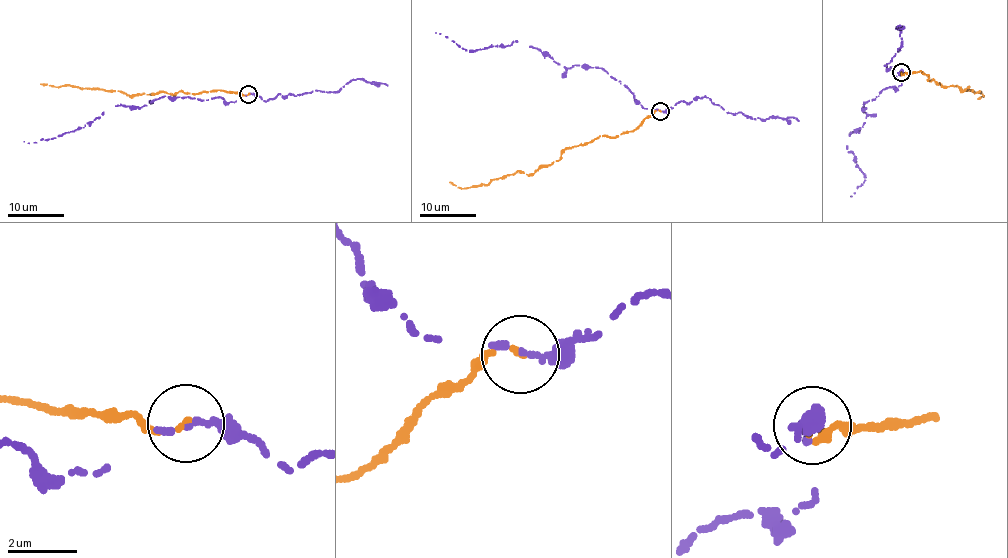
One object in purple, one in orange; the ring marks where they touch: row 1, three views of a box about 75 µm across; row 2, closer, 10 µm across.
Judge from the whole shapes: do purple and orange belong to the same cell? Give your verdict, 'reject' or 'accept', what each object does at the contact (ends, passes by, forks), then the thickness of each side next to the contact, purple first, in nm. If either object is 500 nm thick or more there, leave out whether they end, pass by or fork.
reject; purple ends there; orange ends there; 240 nm thick on the purple side, 150 nm on the other

